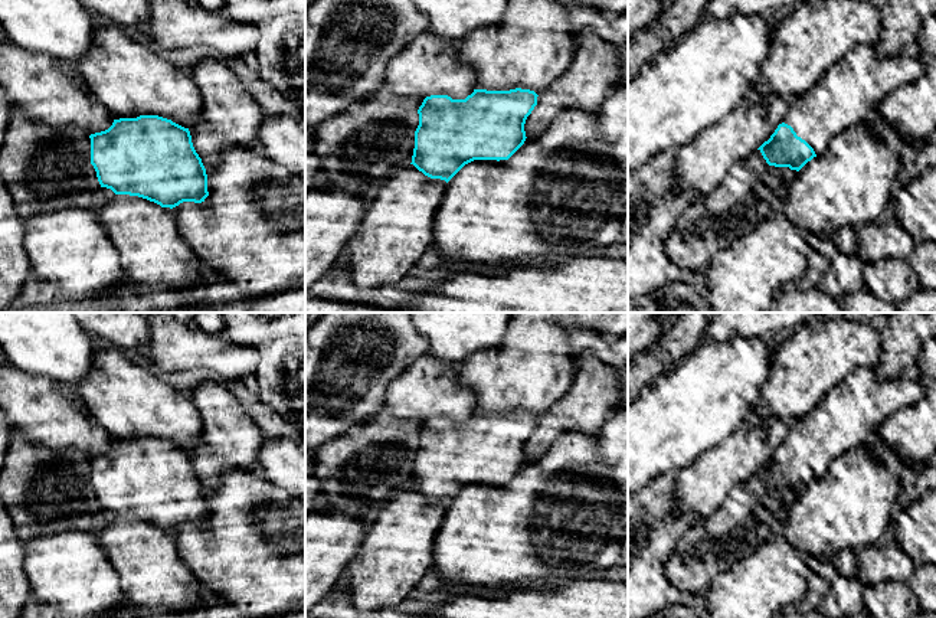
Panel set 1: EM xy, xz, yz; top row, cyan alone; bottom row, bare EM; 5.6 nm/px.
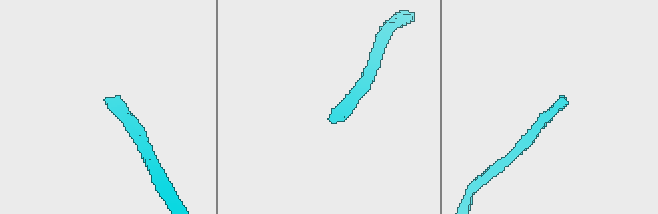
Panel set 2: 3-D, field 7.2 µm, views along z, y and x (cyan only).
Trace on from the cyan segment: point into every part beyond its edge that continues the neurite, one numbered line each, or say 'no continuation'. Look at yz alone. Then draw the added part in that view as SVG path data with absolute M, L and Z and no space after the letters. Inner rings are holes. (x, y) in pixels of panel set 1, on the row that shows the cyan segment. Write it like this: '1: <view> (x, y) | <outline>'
1: yz (850, 91) | M860 45L832 65L809 91L796 97L783 121L821 156L832 138L864 122L891 92L913 84L922 75L923 63L919 58L880 58L874 45Z

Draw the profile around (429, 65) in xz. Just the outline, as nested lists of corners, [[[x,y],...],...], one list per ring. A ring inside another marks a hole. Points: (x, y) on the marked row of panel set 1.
[[[425,30],[390,59],[383,86],[405,97],[465,99],[475,89],[475,73],[461,61],[459,43]]]

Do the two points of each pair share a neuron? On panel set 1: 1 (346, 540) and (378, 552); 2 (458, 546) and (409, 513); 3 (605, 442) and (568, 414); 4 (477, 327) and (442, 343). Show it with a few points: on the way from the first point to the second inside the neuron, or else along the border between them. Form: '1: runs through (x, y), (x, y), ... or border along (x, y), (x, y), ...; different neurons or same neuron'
1: border along (366, 533), (344, 576); different neurons
2: border along (448, 506), (434, 543), (432, 562); different neurons
3: border along (612, 412), (601, 428); different neurons
4: runs through (468, 327), (458, 327), (451, 334); same neuron

